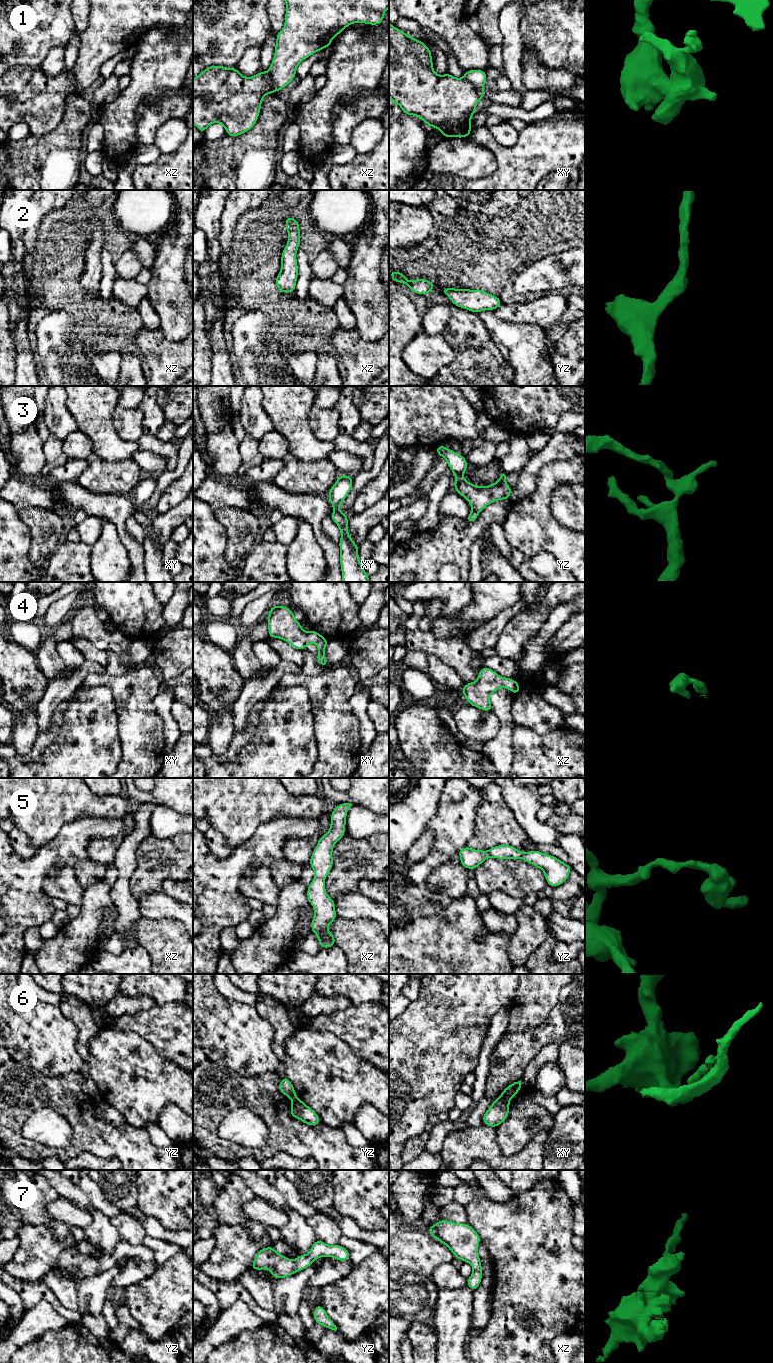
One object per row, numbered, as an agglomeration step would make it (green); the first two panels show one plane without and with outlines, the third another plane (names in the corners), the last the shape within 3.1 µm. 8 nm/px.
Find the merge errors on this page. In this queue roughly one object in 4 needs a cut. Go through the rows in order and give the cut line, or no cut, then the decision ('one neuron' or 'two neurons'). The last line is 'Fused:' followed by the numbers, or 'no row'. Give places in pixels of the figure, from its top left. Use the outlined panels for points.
1: cut in xz along (267, 71), (272, 86), (277, 91); two neurons
2: no cut; one neuron
3: no cut; one neuron
4: no cut; one neuron
5: no cut; one neuron
6: cut in xy along (500, 1097), (508, 1100); two neurons
7: no cut; one neuron
Fused: 1, 6

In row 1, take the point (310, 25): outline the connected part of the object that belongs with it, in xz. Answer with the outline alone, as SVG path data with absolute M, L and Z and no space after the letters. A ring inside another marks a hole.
M285 0L283 29L276 34L275 53L268 69L275 91L296 77L298 65L316 52L328 48L332 40L353 23L379 25L389 8L389 0Z

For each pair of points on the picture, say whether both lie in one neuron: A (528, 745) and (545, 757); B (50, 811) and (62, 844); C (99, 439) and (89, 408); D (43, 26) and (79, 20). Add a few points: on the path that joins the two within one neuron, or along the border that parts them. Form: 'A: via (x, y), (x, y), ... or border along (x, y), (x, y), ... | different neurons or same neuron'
A: via (532, 749), (541, 757) | same neuron
B: border along (78, 819), (66, 822), (51, 839), (39, 846) | different neurons
C: via (99, 431), (94, 416) | same neuron
D: border along (70, 10), (76, 32) | different neurons

